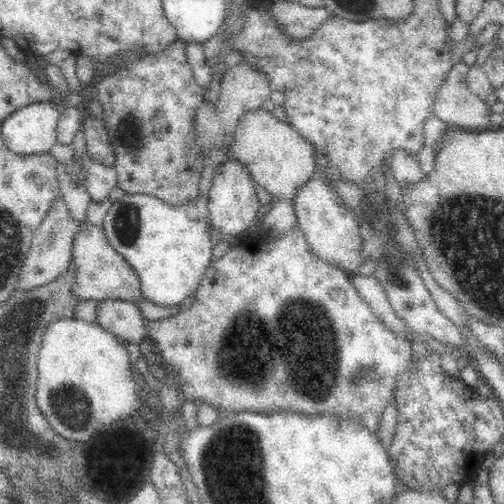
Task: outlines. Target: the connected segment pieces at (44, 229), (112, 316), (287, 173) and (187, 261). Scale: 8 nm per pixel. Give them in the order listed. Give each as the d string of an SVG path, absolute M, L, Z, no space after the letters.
M62 194L56 196L52 201L44 220L34 231L32 237L32 250L22 262L20 276L18 276L18 286L16 291L32 290L45 284L54 282L62 274L66 274L72 266L72 248L74 248L74 238L80 232L81 223L76 221L71 215Z
M112 299L98 303L96 323L116 335L122 344L140 344L148 339L146 319L134 303Z
M258 108L256 112L246 112L236 130L231 149L226 152L229 159L236 159L248 168L253 185L262 186L276 200L294 202L298 190L304 187L315 174L315 154L313 145L296 129L280 121L272 111Z
M138 193L124 194L116 202L112 202L103 222L103 231L110 246L132 267L140 279L140 289L144 299L158 306L176 307L182 304L190 294L200 289L206 270L212 262L212 236L209 223L208 199L199 195L193 201L170 205L155 196Z

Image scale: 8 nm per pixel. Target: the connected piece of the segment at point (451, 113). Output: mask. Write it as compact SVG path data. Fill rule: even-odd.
M454 64L437 90L433 112L448 128L474 132L489 124L491 109L486 101L470 92L466 83L468 72L470 65Z

